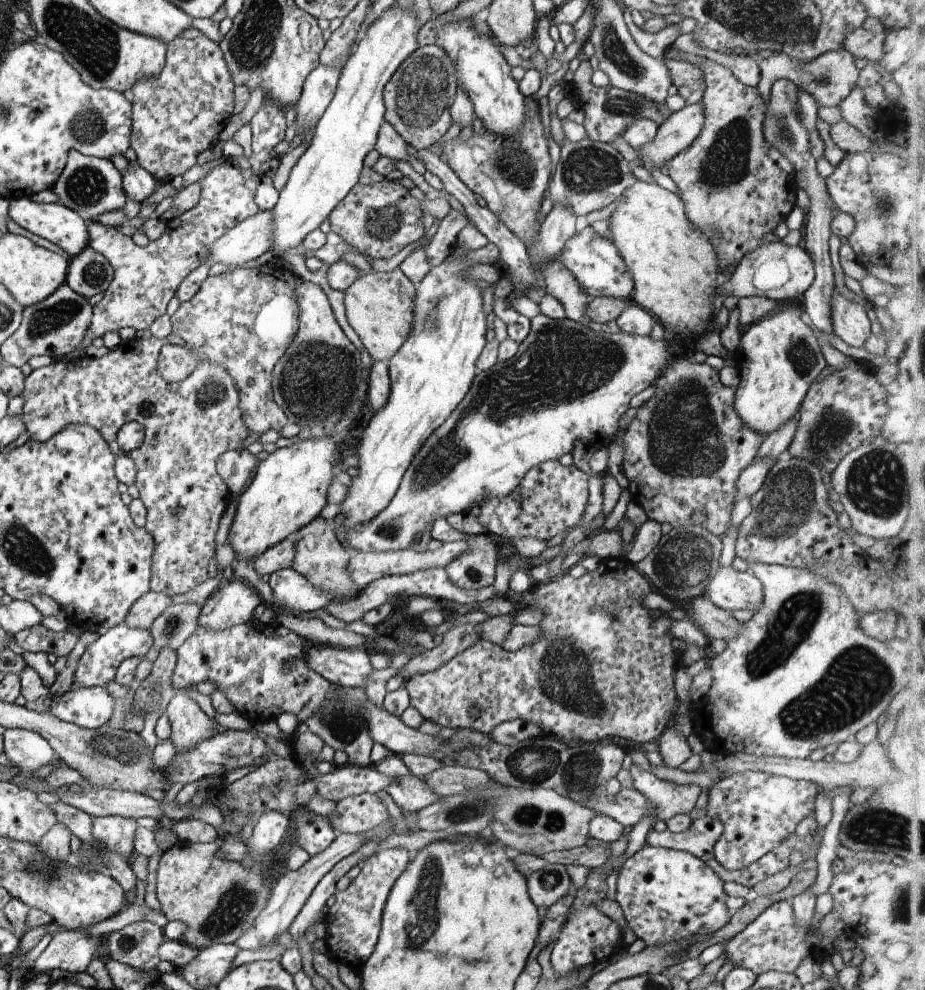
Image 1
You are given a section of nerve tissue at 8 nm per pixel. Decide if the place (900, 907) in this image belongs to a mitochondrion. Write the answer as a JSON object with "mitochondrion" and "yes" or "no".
{"mitochondrion":"yes"}

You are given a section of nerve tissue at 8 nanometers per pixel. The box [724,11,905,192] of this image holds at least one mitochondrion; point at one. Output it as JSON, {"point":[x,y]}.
{"point":[783,132]}

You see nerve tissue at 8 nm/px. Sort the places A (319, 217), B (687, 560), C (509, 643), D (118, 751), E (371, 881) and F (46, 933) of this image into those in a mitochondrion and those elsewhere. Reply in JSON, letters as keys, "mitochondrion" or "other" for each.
{"A":"other","B":"mitochondrion","C":"other","D":"mitochondrion","E":"other","F":"other"}

